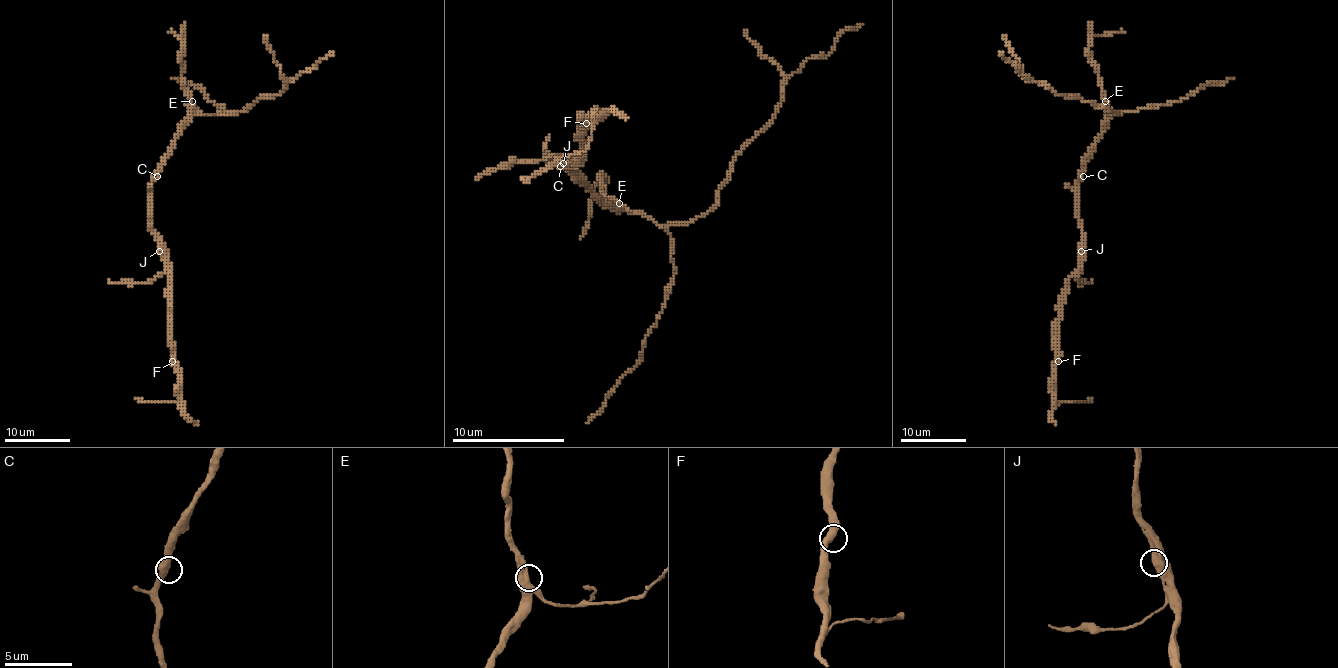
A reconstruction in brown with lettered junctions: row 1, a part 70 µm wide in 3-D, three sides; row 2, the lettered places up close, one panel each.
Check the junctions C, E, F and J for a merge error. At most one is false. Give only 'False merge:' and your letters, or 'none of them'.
False merge: none of them

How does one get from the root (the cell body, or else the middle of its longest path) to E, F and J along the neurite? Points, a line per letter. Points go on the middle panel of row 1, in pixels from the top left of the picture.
E: (555, 160), (597, 199), (603, 199), (611, 208), (620, 202)
F: (555, 160), (549, 157), (552, 163), (575, 160), (580, 149), (580, 123), (586, 123)
J: (555, 160), (549, 157), (552, 163), (563, 163)

